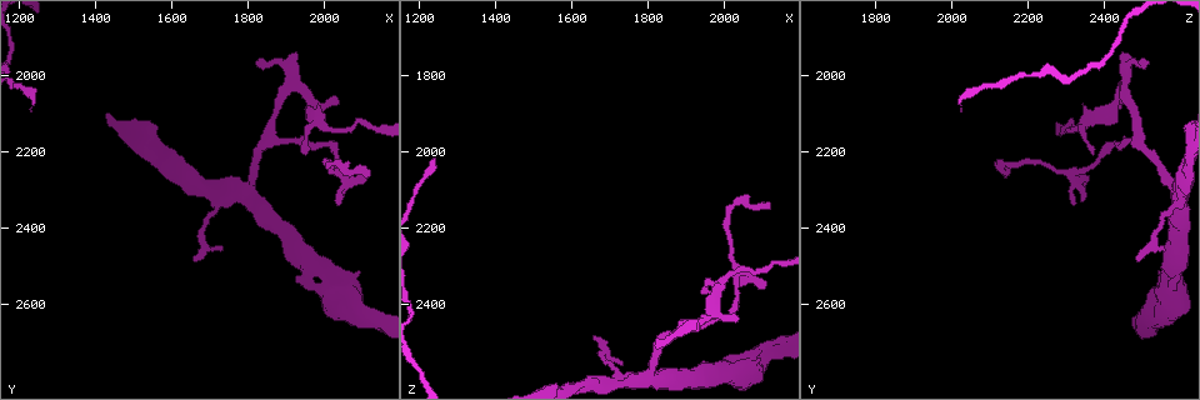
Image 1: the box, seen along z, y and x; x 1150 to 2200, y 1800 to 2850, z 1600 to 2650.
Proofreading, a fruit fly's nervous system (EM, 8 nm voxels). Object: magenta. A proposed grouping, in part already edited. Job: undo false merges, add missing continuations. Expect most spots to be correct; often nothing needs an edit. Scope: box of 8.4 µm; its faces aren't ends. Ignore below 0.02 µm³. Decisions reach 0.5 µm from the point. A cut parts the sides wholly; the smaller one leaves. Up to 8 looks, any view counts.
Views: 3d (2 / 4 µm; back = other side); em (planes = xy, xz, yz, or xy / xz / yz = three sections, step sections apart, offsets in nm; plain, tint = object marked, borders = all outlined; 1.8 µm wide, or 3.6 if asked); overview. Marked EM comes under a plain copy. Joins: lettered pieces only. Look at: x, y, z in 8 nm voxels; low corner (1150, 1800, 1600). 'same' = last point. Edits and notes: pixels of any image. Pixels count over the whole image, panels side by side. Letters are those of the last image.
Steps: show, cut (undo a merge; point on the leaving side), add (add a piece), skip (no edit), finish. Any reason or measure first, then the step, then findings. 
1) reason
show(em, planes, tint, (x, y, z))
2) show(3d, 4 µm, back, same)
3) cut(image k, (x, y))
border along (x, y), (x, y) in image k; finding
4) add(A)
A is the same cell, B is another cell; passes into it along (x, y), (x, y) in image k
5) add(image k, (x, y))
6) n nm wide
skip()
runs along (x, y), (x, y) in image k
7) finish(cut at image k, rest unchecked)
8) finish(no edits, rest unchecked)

free end
show(3d, 2 µm, (1830, 1970, 2490))

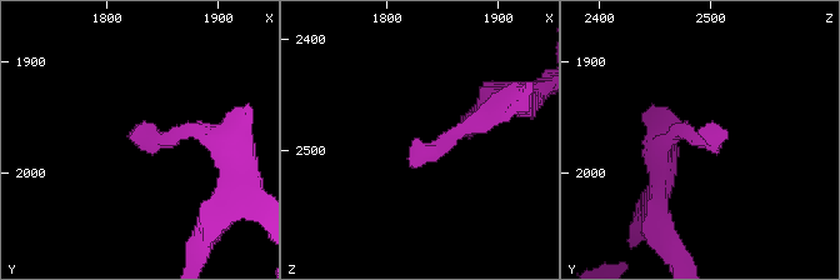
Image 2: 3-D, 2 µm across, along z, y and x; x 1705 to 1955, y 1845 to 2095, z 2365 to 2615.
need the tissue
show(em, yz, step 4, borders, (1824, 1966, 2490))

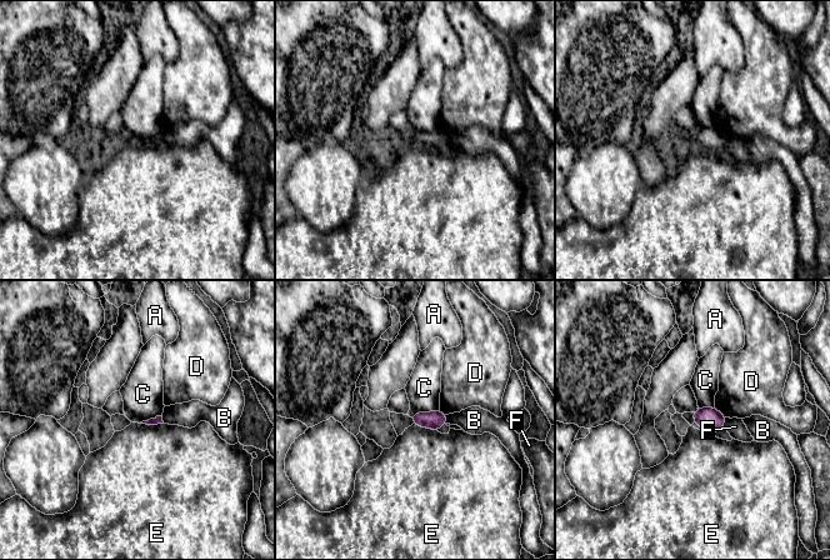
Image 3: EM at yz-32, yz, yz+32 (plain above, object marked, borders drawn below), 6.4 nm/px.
cut it another way
show(em, xz, step 8, borders, same)

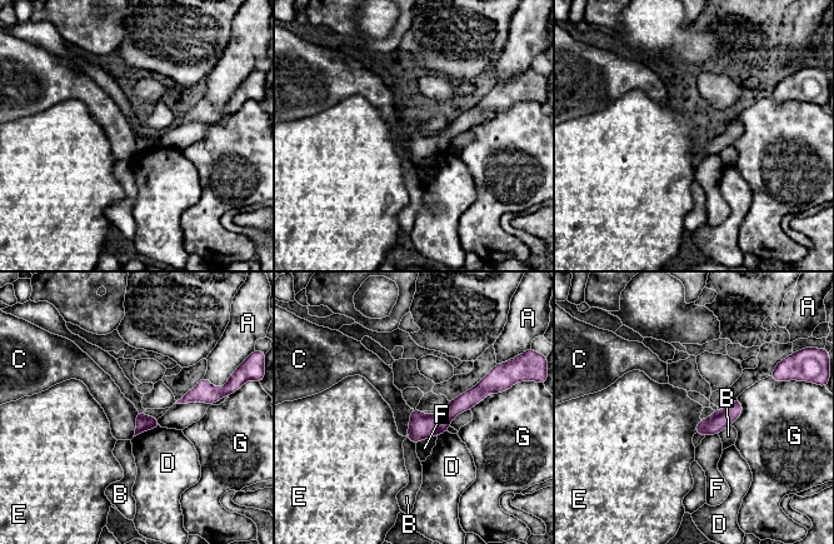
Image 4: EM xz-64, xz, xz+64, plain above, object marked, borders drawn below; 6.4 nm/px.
skip()
A, B, C, D, E, F and G are other cells; runs along (484, 385), (413, 438) in image 4; none of them fits

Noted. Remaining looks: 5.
an open end
show(em, yz, step 4, borders, (2120, 2260, 2135))

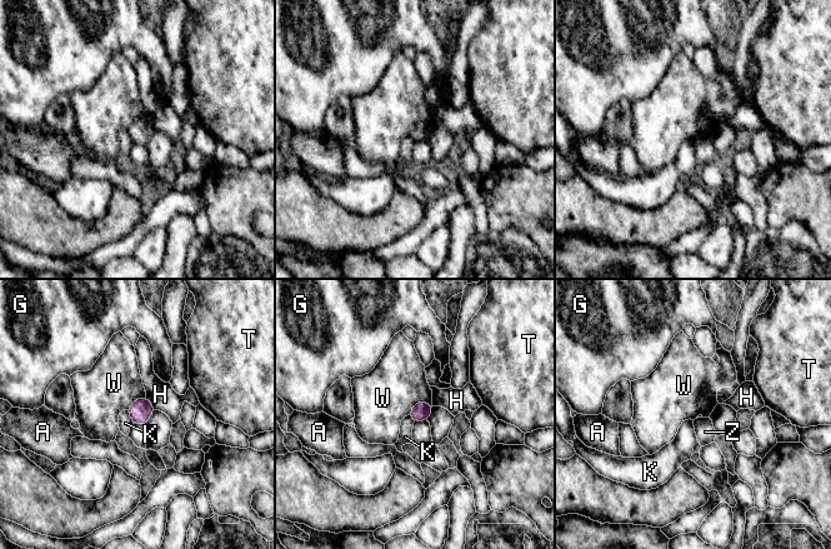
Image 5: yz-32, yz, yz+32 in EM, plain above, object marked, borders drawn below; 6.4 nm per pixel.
show(em, planes, borders, same)

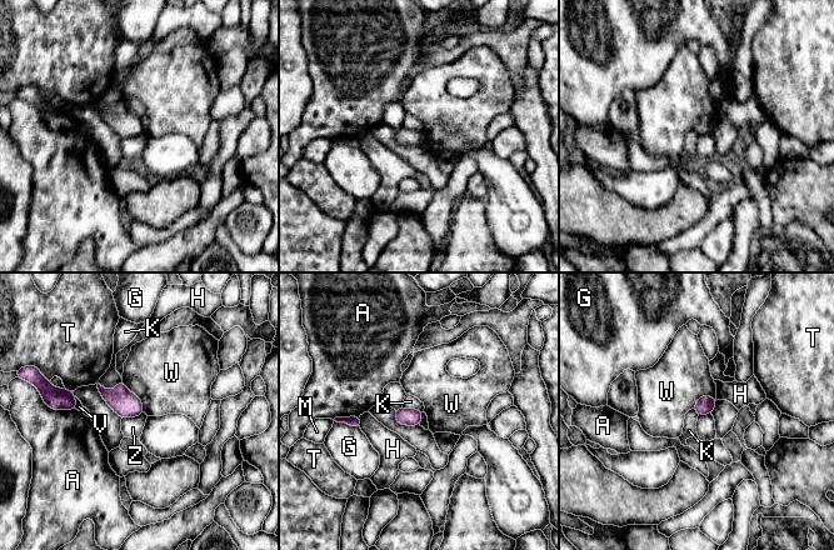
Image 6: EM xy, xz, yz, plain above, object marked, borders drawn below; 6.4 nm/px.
110 nm wide
skip()
A, G, H, K, M, T, V, W and Z are other cells; border along (121, 379), (111, 390), (98, 384) in image 6; no lettered piece goes on from it

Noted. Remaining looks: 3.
thin end
show(em, xz, step 4, tint, (2025, 2060, 2445))

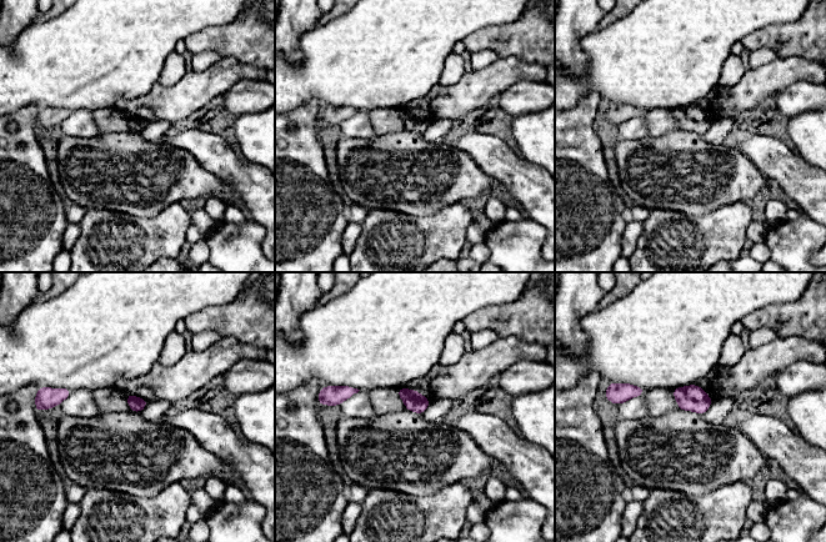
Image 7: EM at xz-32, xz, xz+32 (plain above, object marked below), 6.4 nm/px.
show(em, planes, borders, same)

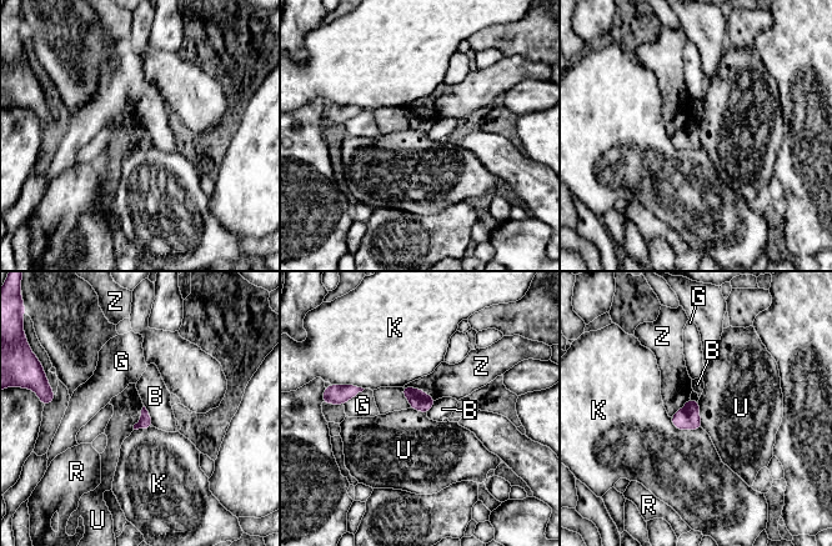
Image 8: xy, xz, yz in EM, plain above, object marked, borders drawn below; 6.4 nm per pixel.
skip()
B, G, K, R, U and Z are other cells; border along (697, 401), (702, 427) in image 8; none of them fits

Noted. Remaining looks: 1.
finish(no edits, rest unchecked)

